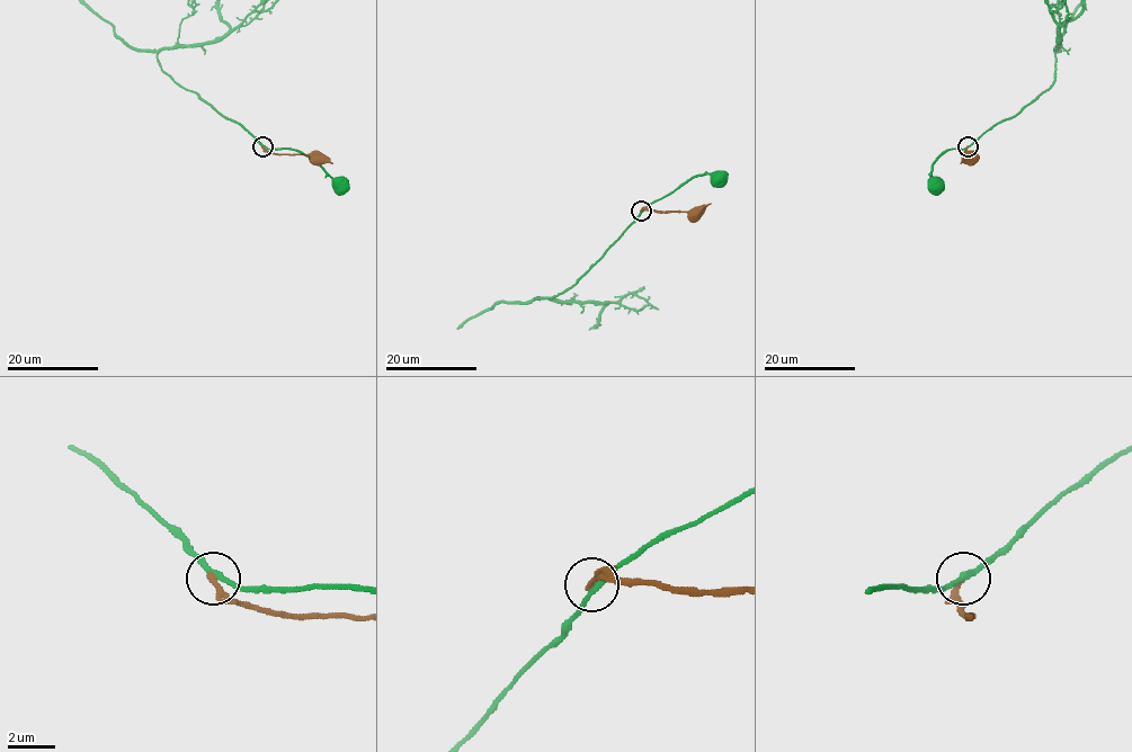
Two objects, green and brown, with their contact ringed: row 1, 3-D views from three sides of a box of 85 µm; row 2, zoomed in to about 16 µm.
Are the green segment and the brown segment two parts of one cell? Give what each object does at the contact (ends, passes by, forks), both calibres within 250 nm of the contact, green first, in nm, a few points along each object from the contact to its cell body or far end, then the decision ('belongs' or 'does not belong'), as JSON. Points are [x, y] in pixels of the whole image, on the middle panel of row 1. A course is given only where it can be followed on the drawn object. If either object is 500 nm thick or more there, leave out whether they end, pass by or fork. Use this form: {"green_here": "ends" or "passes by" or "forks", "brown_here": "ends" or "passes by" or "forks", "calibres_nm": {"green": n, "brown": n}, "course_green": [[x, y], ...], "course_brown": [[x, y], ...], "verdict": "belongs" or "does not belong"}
{"green_here": "passes by", "brown_here": "ends", "calibres_nm": {"green": 220, "brown": 280}, "course_green": [[641, 211], [695, 177], [710, 175], [719, 181]], "course_brown": [[641, 211], [696, 211]], "verdict": "does not belong"}

